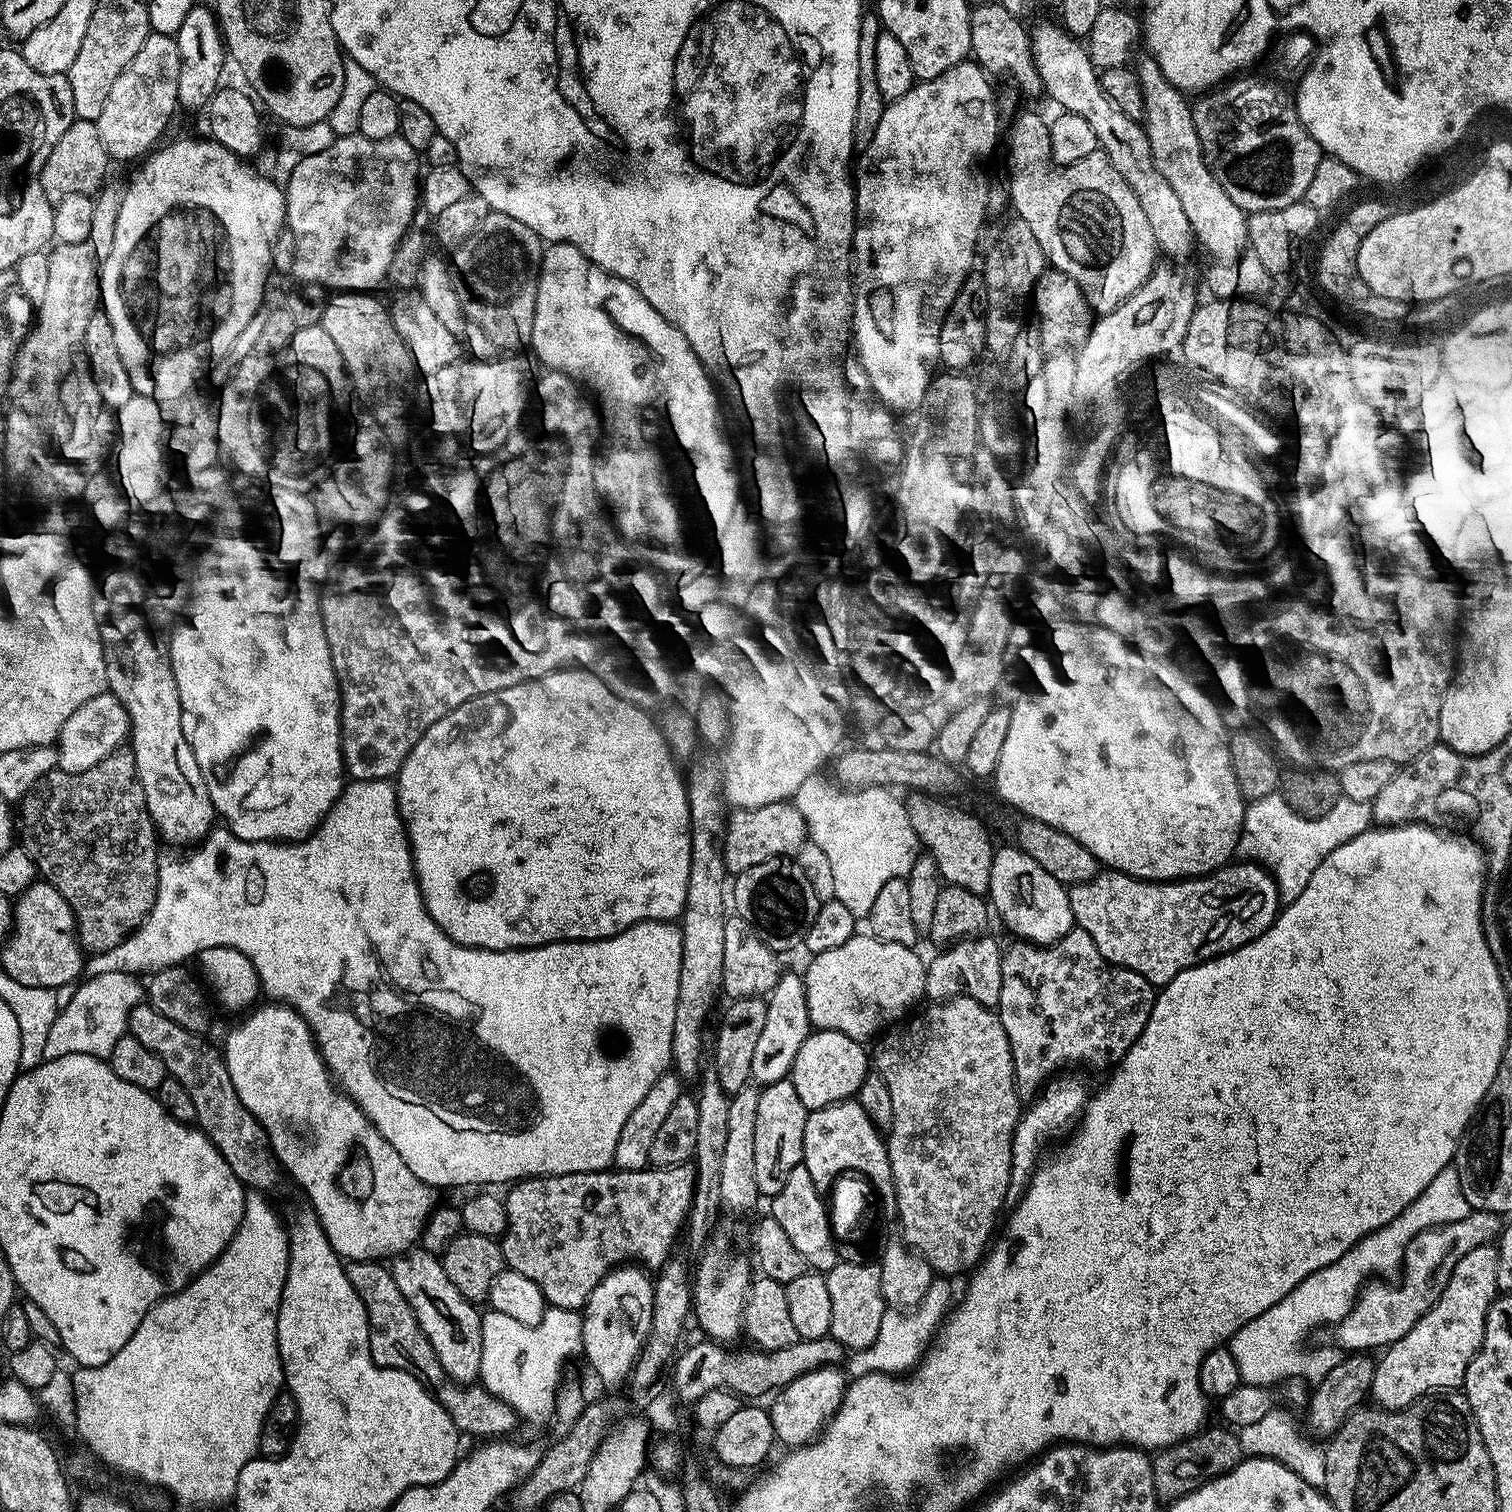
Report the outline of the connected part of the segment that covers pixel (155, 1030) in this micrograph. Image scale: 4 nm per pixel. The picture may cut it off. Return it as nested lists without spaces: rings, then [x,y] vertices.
[[[147,1002],[140,1003],[130,1014],[128,1032],[162,1060],[167,1075],[173,1076],[175,1080],[182,1082],[182,1086],[186,1086],[190,1098],[194,1098],[196,1124],[200,1131],[206,1134],[206,1138],[210,1138],[210,1142],[214,1142],[218,1154],[226,1158],[226,1166],[234,1170],[245,1189],[268,1194],[271,1193],[271,1188],[278,1187],[280,1176],[282,1177],[280,1161],[273,1156],[272,1143],[268,1141],[266,1130],[258,1122],[258,1118],[254,1118],[254,1114],[250,1114],[250,1110],[242,1106],[242,1098],[238,1098],[238,1090],[234,1090],[234,1082],[230,1082],[230,1070],[226,1066],[221,1049],[217,1045],[215,1048],[214,1045],[207,1044],[201,1033],[186,1030],[178,1026],[178,1022],[170,1022],[170,1018],[158,1014],[158,1010],[154,1010]]]

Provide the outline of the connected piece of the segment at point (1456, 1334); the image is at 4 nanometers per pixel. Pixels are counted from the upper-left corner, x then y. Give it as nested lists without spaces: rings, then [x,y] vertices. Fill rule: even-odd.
[[[1483,1244],[1470,1250],[1470,1254],[1466,1254],[1466,1258],[1462,1258],[1462,1262],[1458,1262],[1458,1266],[1454,1266],[1448,1279],[1448,1285],[1444,1287],[1444,1293],[1440,1295],[1435,1306],[1417,1322],[1414,1330],[1410,1330],[1410,1334],[1406,1334],[1398,1342],[1383,1349],[1381,1356],[1384,1357],[1376,1360],[1371,1399],[1376,1399],[1373,1401],[1381,1408],[1395,1410],[1410,1406],[1421,1396],[1435,1394],[1441,1390],[1459,1389],[1464,1383],[1464,1375],[1474,1354],[1482,1346],[1488,1307],[1491,1306],[1497,1295],[1498,1254],[1492,1244]]]

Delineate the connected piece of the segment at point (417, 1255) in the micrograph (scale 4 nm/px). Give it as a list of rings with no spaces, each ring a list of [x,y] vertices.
[[[409,1250],[391,1261],[390,1271],[394,1282],[398,1282],[398,1290],[402,1290],[406,1302],[410,1302],[422,1334],[426,1334],[430,1346],[434,1346],[434,1354],[438,1354],[438,1362],[442,1362],[442,1370],[449,1380],[465,1386],[475,1385],[482,1366],[481,1313],[476,1312],[477,1305],[458,1294],[454,1282],[446,1278],[443,1263],[431,1252]]]

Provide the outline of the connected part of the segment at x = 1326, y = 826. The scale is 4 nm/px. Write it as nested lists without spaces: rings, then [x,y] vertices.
[[[1278,794],[1258,798],[1251,801],[1244,810],[1244,825],[1240,828],[1240,840],[1236,843],[1236,852],[1245,861],[1259,864],[1271,872],[1276,889],[1284,904],[1292,904],[1302,890],[1306,890],[1306,882],[1310,882],[1310,874],[1322,866],[1322,858],[1330,854],[1330,850],[1338,850],[1346,842],[1350,842],[1358,834],[1368,831],[1373,823],[1372,806],[1366,802],[1340,799],[1318,818],[1308,820],[1299,816],[1286,806]]]

